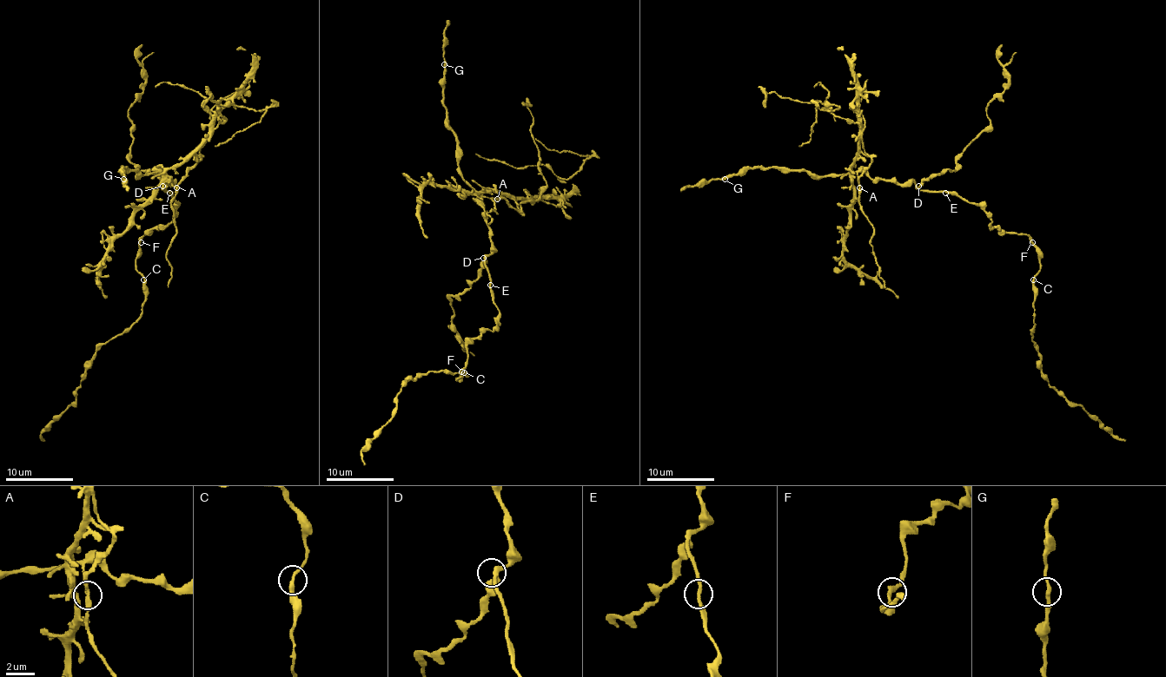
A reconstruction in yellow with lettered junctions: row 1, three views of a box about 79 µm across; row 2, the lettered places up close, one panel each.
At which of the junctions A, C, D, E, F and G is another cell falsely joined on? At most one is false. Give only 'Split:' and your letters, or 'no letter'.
Split: A

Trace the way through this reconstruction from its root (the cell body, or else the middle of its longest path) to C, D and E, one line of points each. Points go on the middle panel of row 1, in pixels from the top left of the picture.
C: (493, 299), (498, 310), (497, 325), (492, 331), (483, 331), (467, 345), (467, 364), (456, 379), (464, 372)
D: (493, 299), (490, 293), (490, 272), (483, 258)
E: (493, 299), (490, 285)

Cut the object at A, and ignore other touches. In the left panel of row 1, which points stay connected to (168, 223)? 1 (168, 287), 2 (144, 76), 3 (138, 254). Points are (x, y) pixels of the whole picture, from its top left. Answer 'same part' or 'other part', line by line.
1: other part
2: same part
3: same part

